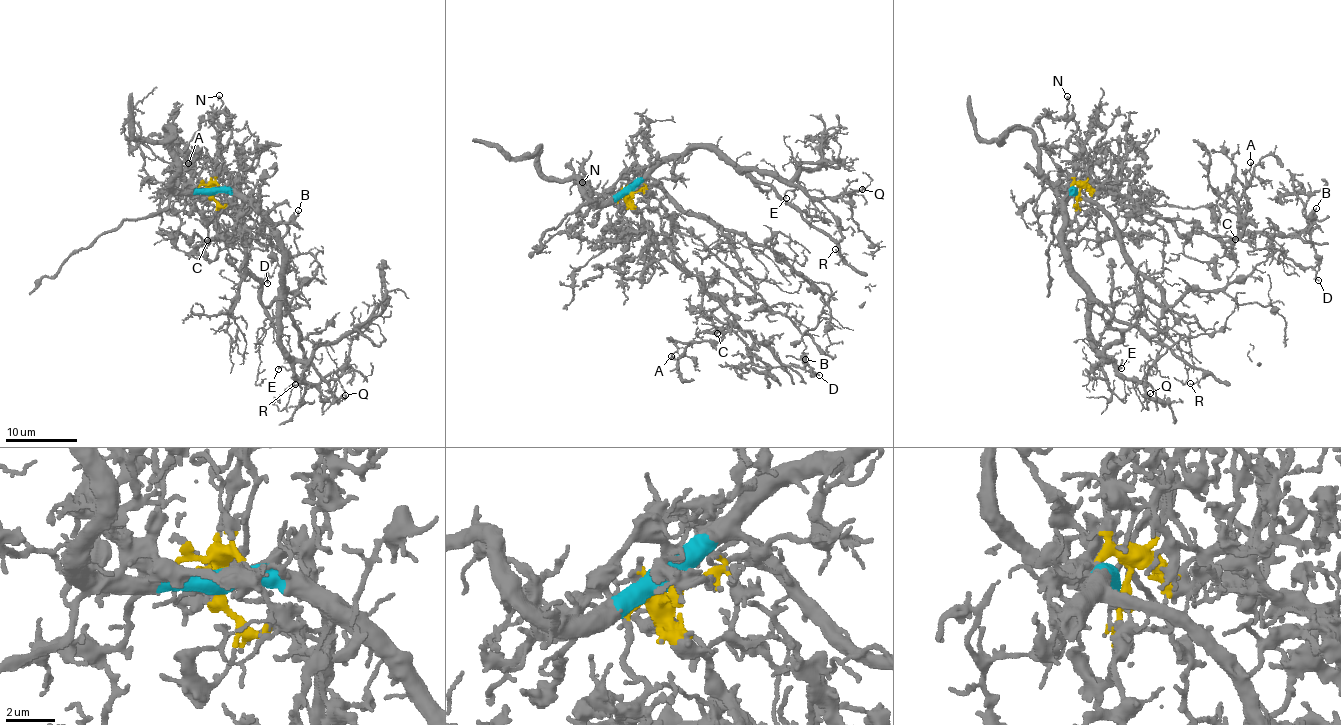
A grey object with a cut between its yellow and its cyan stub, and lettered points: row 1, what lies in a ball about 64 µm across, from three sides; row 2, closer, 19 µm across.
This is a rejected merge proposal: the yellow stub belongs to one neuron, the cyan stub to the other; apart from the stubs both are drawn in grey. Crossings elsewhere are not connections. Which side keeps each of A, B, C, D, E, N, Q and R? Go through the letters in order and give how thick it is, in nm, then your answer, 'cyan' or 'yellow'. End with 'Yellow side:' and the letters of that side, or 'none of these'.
A: 140 nm | yellow
B: 170 nm | yellow
C: 170 nm | yellow
D: 150 nm | yellow
E: 140 nm | cyan
N: 160 nm | yellow
Q: 140 nm | cyan
R: 130 nm | cyan
Yellow side: A, B, C, D, N

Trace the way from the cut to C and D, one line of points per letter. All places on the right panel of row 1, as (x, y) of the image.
C: (1078, 194), (1116, 188), (1142, 219), (1164, 219), (1186, 235), (1207, 233), (1233, 258), (1235, 239)
D: (1078, 194), (1116, 188), (1142, 219), (1164, 219), (1179, 233), (1295, 236), (1313, 245), (1318, 281)

